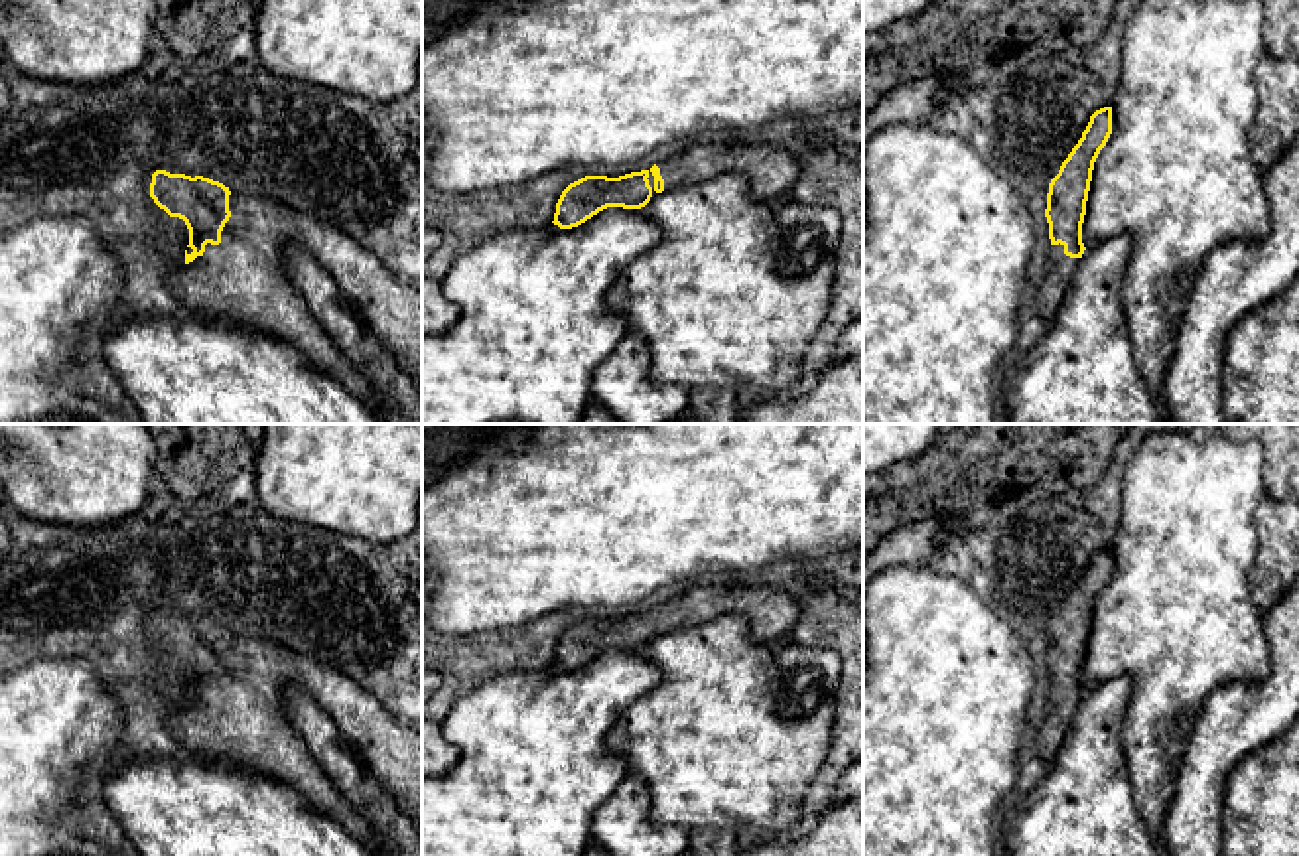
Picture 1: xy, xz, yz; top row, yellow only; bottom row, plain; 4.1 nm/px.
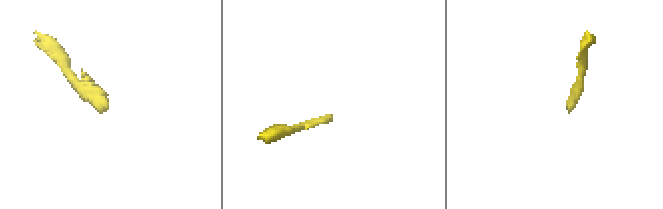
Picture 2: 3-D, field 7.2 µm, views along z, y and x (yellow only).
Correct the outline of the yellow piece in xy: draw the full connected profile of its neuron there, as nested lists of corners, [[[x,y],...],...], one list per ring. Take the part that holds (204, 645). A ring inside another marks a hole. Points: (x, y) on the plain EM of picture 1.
[[[156,611],[152,615],[150,639],[164,651],[170,659],[179,659],[189,671],[189,686],[193,694],[185,692],[185,704],[173,708],[166,724],[189,751],[207,757],[211,761],[227,761],[231,765],[240,765],[244,769],[272,777],[284,785],[294,787],[304,795],[306,803],[335,819],[345,830],[373,850],[373,838],[369,824],[355,813],[355,809],[343,799],[343,795],[329,781],[321,765],[308,751],[302,736],[290,724],[284,710],[284,692],[296,686],[308,692],[335,722],[339,736],[349,744],[359,757],[365,761],[369,773],[384,785],[396,801],[406,809],[412,820],[418,824],[422,834],[422,732],[398,722],[384,706],[367,694],[357,682],[335,667],[327,667],[315,659],[296,655],[286,647],[264,641],[258,637],[237,637],[231,635],[219,623],[203,617],[170,615],[166,611]]]

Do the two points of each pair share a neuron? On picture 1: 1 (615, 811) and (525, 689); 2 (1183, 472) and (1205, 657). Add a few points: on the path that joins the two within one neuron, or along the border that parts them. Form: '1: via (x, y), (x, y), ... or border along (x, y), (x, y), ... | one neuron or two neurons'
1: via (586, 782), (525, 718) | one neuron
2: via (1183, 517), (1183, 612) | one neuron

